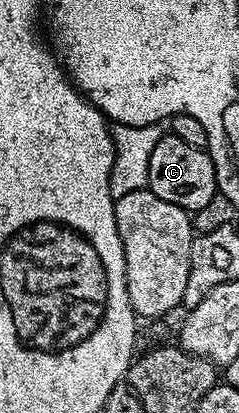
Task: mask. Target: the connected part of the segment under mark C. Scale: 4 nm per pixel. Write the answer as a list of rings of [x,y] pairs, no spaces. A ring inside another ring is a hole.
[[[164,134],[149,156],[146,187],[157,194],[157,198],[173,202],[173,206],[181,206],[189,214],[196,214],[209,207],[211,199],[216,199],[215,167],[204,149],[189,146],[189,142],[181,142],[181,138]]]

